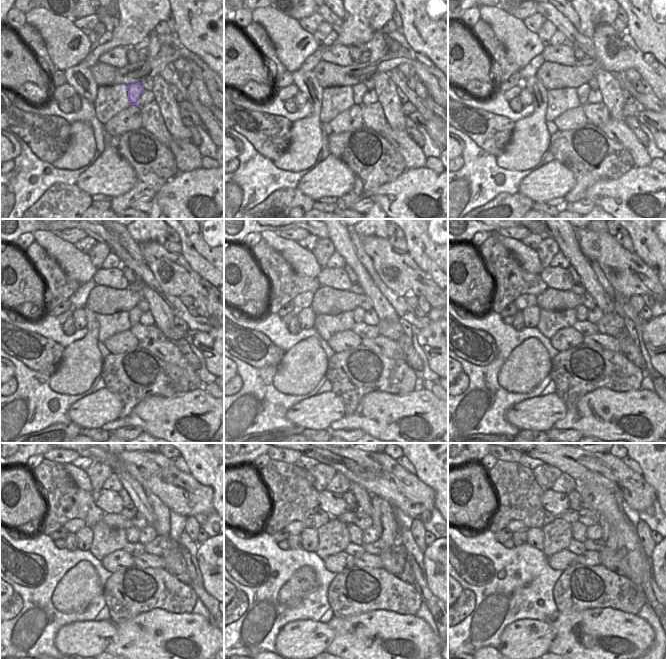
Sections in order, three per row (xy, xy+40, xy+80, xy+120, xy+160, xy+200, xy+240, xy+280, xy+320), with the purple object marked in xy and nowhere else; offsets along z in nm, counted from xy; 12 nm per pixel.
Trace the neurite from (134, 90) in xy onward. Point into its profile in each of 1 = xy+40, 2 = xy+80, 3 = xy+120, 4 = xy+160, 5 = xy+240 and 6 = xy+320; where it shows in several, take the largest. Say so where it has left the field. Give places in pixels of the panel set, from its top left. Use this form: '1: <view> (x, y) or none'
1: xy+40 (359, 90)
2: xy+80 (583, 91)
3: xy+120 (134, 315)
4: xy+160 (358, 314)
5: xy+240 (133, 535)
6: xy+320 (579, 531)

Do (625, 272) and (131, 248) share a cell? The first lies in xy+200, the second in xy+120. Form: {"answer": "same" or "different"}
{"answer": "different"}

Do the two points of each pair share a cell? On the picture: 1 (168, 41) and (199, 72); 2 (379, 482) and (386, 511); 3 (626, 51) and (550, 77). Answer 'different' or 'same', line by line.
1: same
2: different
3: same

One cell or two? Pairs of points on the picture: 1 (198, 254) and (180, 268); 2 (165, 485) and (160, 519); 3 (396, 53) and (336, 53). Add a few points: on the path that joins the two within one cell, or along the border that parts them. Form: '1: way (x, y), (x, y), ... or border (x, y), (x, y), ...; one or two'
1: border (180, 253), (188, 264), (204, 279); two
2: border (146, 492), (152, 492), (169, 510); two
3: border (329, 62), (340, 65), (351, 65), (354, 62); two

